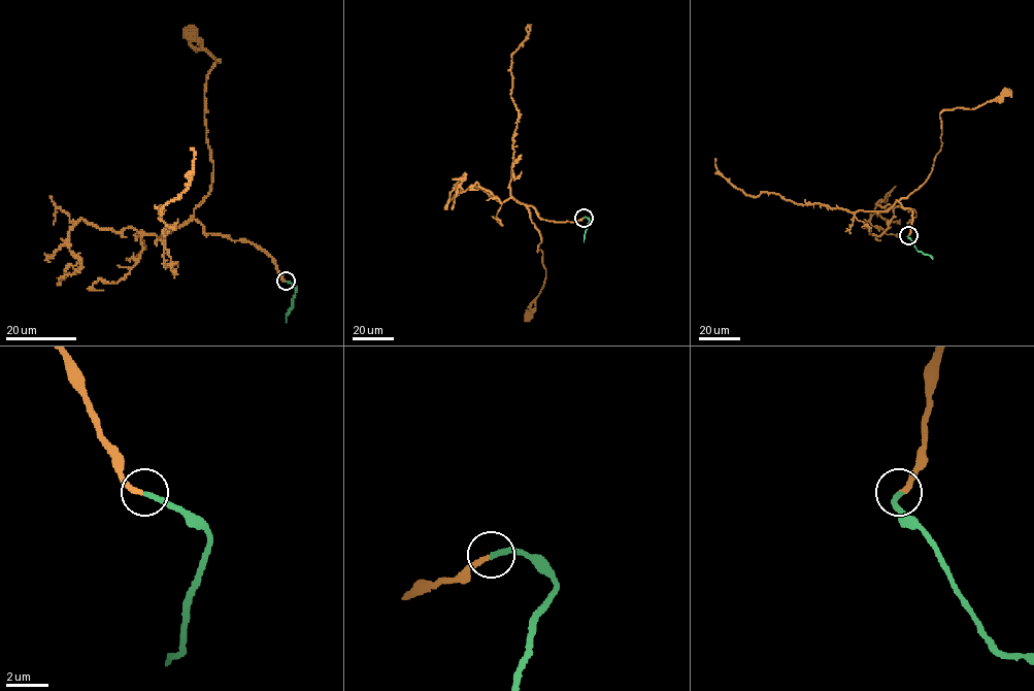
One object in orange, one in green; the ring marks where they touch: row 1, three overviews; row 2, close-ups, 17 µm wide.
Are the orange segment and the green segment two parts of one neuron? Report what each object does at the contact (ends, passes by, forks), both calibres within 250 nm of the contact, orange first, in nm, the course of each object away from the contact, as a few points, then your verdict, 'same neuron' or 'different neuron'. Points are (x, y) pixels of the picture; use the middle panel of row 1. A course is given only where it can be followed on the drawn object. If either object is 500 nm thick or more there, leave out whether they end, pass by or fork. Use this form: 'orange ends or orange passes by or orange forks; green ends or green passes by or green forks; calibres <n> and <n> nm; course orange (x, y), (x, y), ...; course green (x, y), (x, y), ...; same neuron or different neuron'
orange ends; green ends; calibres 240 and 280 nm; course orange (582, 218), (554, 222), (527, 206), (541, 238), (537, 251), (542, 253), (546, 277), (528, 316); course green (584, 218), (590, 220), (584, 242); same neuron

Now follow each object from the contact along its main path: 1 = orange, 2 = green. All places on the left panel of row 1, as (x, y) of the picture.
1: (285, 281), (249, 242), (187, 220), (211, 178), (204, 85), (221, 61), (190, 33)
2: (286, 281), (296, 289), (286, 322)

